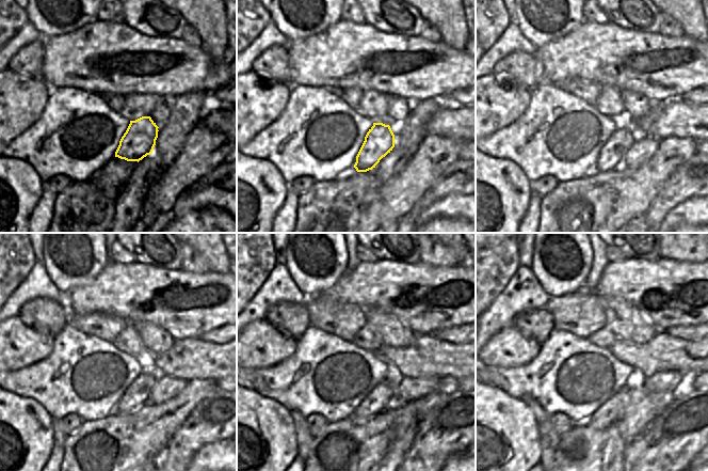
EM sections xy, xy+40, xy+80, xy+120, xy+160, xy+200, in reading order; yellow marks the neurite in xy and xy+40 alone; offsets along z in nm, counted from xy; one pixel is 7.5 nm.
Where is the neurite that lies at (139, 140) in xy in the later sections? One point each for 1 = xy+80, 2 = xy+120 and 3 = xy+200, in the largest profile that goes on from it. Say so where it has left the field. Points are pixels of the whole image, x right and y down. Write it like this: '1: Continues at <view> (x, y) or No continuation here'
1: Continues at xy+80 (617, 145)
2: Continues at xy+120 (130, 401)
3: Continues at xy+200 (611, 410).

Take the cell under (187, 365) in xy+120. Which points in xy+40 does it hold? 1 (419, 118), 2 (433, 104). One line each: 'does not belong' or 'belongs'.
1: does not belong
2: does not belong

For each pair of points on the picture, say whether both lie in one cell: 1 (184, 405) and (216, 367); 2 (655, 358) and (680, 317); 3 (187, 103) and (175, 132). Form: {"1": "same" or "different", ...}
{"1": "different", "2": "different", "3": "same"}

